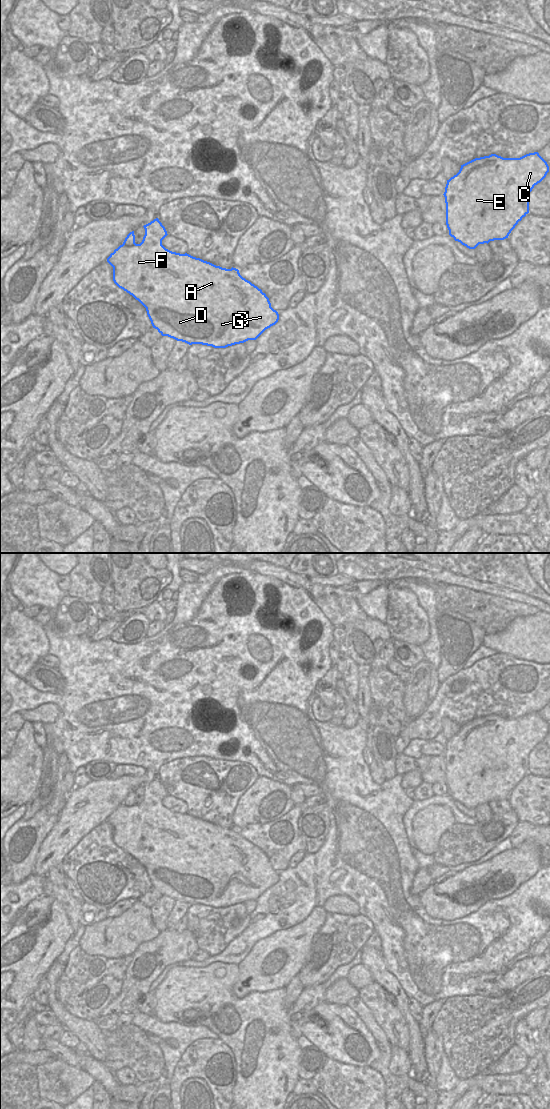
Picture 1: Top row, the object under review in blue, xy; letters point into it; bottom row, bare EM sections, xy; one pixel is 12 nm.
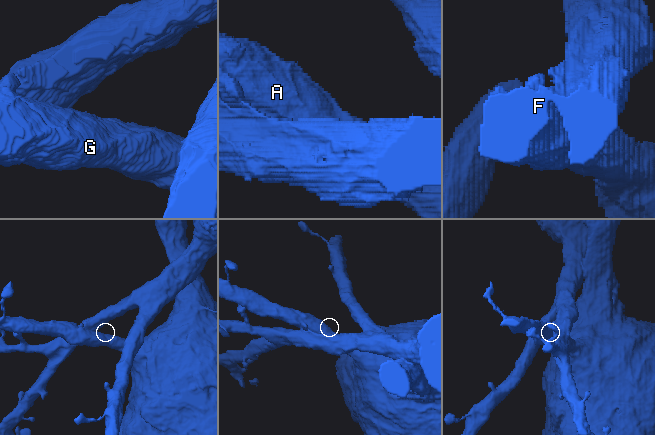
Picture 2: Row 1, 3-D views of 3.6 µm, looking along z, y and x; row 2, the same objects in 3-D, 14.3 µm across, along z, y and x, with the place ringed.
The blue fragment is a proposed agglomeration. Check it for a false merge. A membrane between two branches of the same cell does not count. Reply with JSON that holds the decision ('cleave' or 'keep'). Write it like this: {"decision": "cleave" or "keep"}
{"decision": "cleave"}

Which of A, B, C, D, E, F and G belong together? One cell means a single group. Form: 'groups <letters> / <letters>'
groups A B D F G / C E

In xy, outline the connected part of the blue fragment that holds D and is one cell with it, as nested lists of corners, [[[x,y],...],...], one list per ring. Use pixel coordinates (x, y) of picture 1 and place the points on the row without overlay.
[[[158,778],[143,787],[145,795],[140,804],[126,806],[123,803],[110,814],[107,822],[113,827],[114,843],[146,868],[153,888],[162,896],[189,905],[202,904],[226,908],[248,900],[256,900],[266,889],[278,882],[279,874],[271,867],[266,854],[243,838],[238,829],[222,828],[187,813],[180,814],[166,809],[162,805],[162,800],[168,794]]]

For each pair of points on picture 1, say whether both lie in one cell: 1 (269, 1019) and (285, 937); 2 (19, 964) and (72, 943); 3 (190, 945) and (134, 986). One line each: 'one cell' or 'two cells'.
1: two cells
2: two cells
3: one cell

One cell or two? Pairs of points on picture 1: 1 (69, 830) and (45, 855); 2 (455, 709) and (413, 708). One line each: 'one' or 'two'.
1: one
2: two

